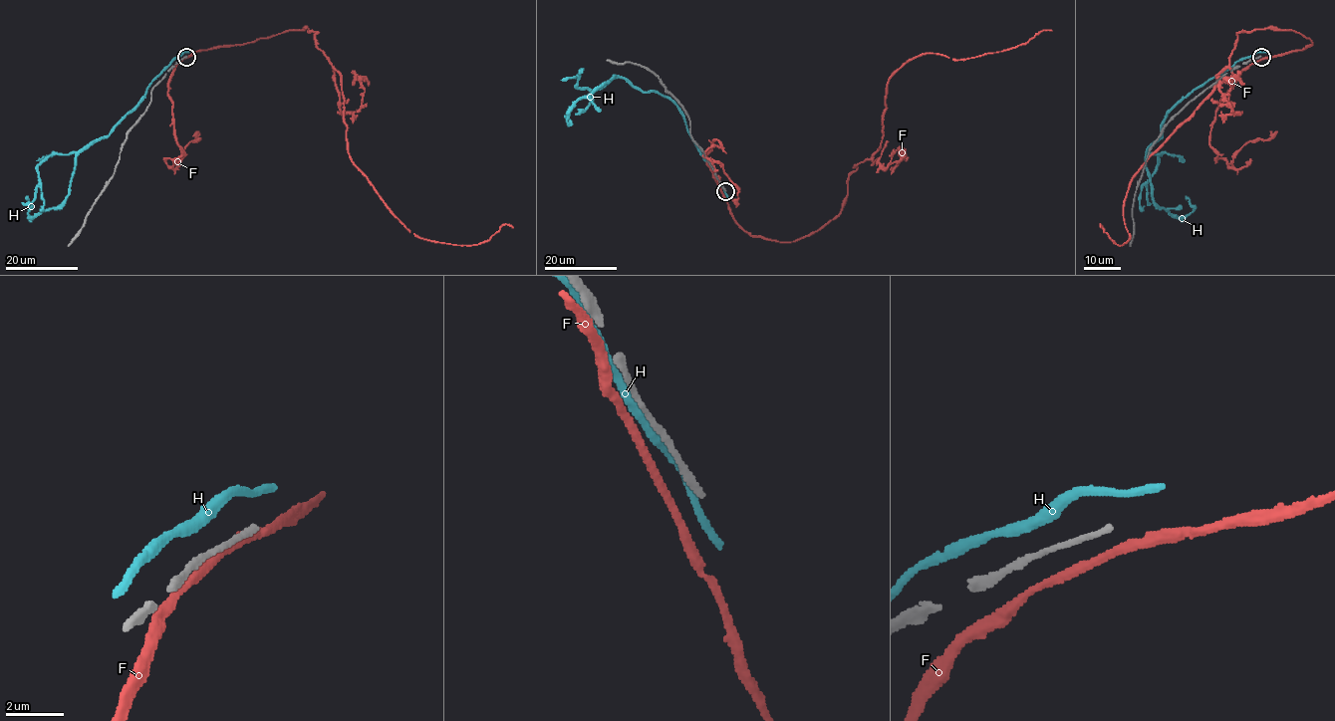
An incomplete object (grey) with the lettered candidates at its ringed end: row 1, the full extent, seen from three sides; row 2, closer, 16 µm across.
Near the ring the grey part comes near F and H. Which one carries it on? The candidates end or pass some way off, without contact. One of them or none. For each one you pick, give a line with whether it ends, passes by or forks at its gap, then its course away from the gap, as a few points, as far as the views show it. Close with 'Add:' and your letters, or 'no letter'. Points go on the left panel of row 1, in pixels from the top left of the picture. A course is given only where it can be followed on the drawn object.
Add: no letter

